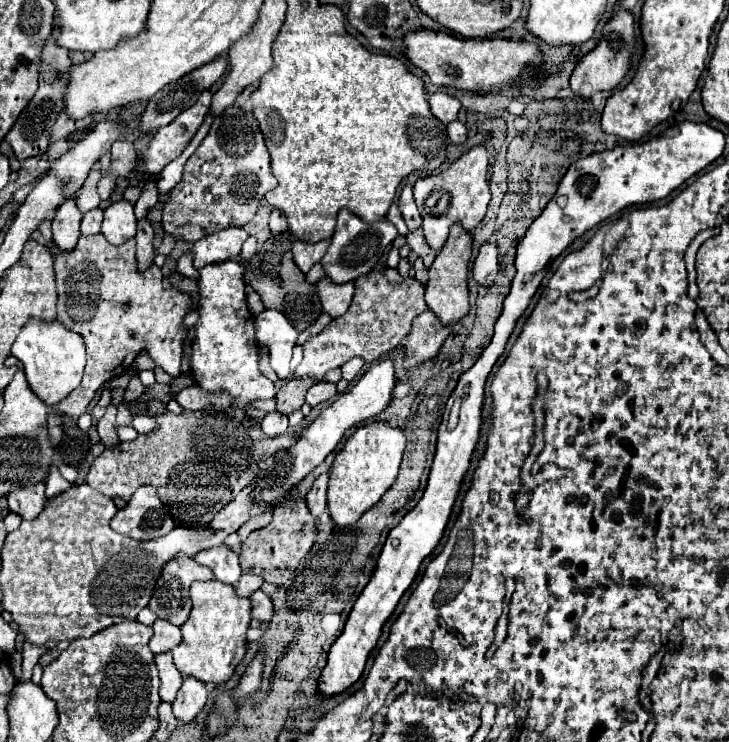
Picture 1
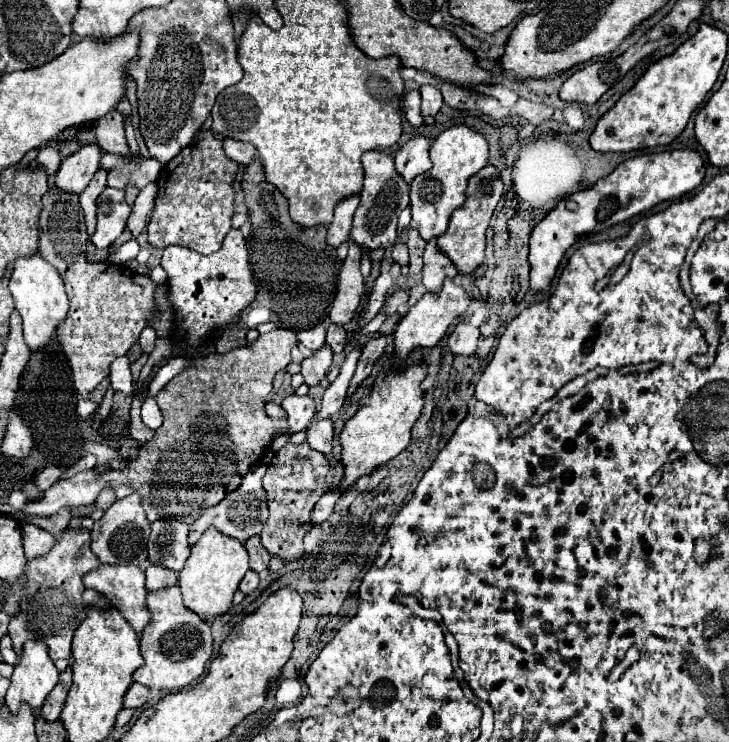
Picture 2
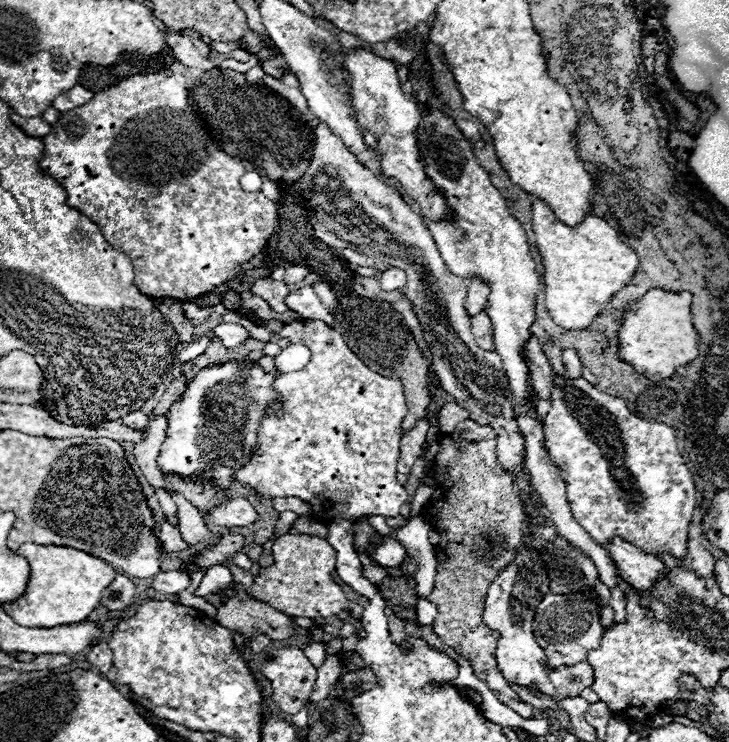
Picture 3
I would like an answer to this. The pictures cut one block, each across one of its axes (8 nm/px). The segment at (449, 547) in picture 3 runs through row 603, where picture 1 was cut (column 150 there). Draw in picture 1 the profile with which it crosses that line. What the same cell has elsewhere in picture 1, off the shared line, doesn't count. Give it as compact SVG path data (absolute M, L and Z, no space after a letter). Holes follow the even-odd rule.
M208 406L204 410L184 410L182 414L172 414L166 410L156 416L154 432L140 434L136 440L120 442L114 448L106 448L94 460L88 472L86 484L102 492L104 496L115 498L114 502L118 509L126 505L130 496L136 492L136 488L144 484L156 486L158 498L168 508L172 520L178 526L204 526L216 516L216 512L224 504L228 504L228 500L232 500L242 488L252 484L252 480L258 476L258 462L274 456L280 450L288 450L298 442L296 432L288 432L274 438L258 436L254 440L252 430L258 432L258 428L260 428L260 422L256 418L250 418L244 410L234 406L224 412L218 412L214 406ZM210 434L216 444L210 442ZM200 438L204 446L198 444ZM220 462L222 464L228 462L232 472L218 472L216 466ZM202 464L206 470L204 486L200 482L202 470L192 472L192 468L196 466L202 468ZM244 466L246 470L240 472L240 468ZM222 476L228 476L228 478L222 478Z

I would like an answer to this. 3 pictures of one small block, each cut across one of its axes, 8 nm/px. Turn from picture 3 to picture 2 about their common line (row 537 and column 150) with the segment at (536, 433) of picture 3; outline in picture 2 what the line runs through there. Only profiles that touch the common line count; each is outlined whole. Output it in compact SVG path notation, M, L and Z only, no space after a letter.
M150 564L144 572L148 590L160 590L164 586L172 586L178 582L178 572L172 572L170 568L164 568L160 564Z

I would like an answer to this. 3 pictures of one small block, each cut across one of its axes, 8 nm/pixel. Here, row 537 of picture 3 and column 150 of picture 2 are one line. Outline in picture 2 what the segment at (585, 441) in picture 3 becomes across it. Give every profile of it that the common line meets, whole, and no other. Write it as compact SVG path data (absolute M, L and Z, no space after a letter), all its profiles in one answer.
M178 584L156 590L156 592L148 592L146 604L148 604L152 618L140 636L140 650L144 656L144 666L140 666L132 674L134 684L130 686L128 694L124 694L124 708L144 706L148 702L148 688L180 692L206 670L206 662L212 656L214 640L212 640L210 624L202 616L196 616L192 610L188 610L182 604Z

